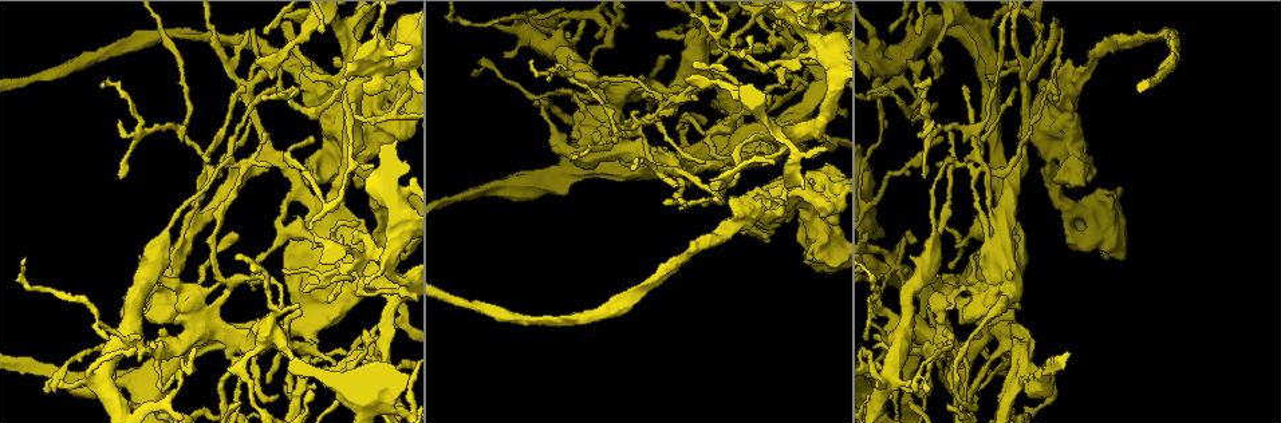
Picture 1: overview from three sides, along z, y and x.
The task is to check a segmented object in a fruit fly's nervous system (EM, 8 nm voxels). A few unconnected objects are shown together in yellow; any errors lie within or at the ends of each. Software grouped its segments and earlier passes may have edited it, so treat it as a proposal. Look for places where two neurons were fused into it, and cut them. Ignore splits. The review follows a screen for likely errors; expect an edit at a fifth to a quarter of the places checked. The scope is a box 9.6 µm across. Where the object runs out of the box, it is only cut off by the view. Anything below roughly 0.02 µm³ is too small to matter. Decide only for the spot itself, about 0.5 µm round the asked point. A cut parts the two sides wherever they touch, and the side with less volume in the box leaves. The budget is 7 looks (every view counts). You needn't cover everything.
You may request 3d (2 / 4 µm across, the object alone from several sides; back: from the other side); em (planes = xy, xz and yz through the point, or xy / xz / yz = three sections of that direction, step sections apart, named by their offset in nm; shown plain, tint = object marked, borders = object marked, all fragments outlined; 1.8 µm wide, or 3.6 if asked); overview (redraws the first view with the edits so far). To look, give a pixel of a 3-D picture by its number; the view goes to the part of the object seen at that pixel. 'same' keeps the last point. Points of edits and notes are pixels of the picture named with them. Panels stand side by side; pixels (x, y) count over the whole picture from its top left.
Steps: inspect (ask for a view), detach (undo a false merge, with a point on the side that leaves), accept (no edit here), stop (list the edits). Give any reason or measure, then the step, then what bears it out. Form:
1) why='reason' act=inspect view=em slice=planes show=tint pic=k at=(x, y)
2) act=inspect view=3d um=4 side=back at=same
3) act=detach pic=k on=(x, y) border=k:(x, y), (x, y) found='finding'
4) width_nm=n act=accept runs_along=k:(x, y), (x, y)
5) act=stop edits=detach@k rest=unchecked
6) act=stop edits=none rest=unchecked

why='small branch off a trunk' act=inspect view=em slice=planes show=tint pic=1 at=(248, 348)

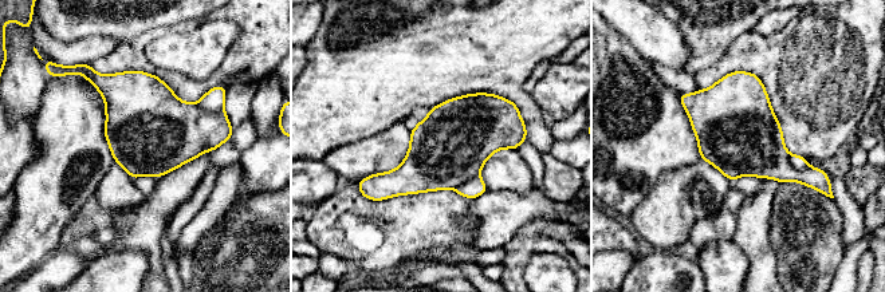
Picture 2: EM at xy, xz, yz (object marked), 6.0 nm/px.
act=detach pic=2 on=(798, 162) border=2:(789, 154), (795, 169), (809, 166) found='two neurons meet here'

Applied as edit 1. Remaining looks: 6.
why='redraw' act=inspect view=overview

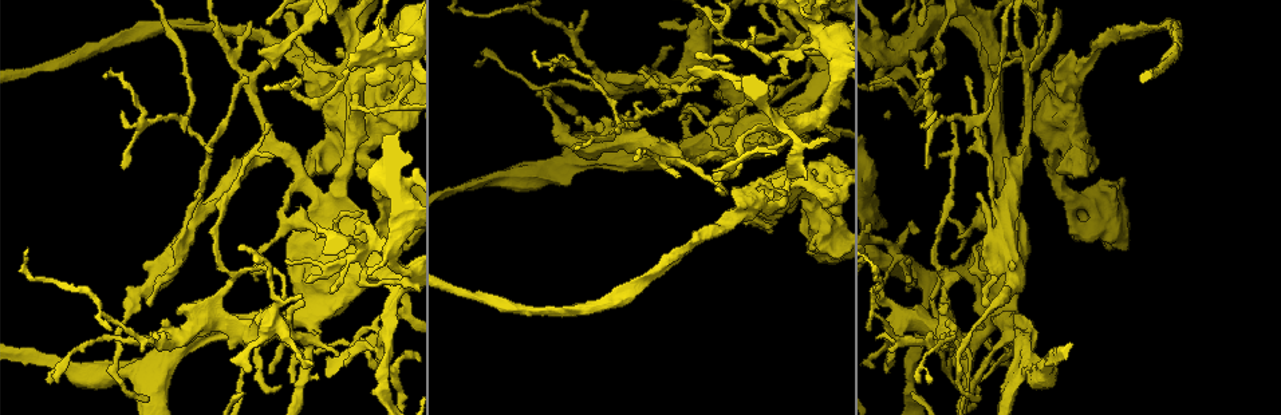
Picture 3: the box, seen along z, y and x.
why='touches itself' act=inspect view=3d um=4 pic=3 at=(767, 222)

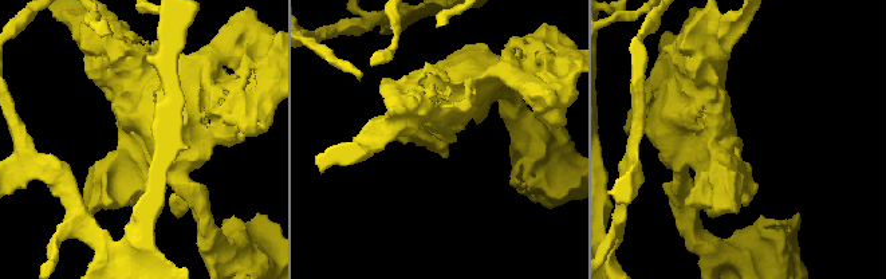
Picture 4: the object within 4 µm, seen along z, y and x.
act=inspect view=em um=3.6 slice=planes show=tint pic=4 at=(739, 142)

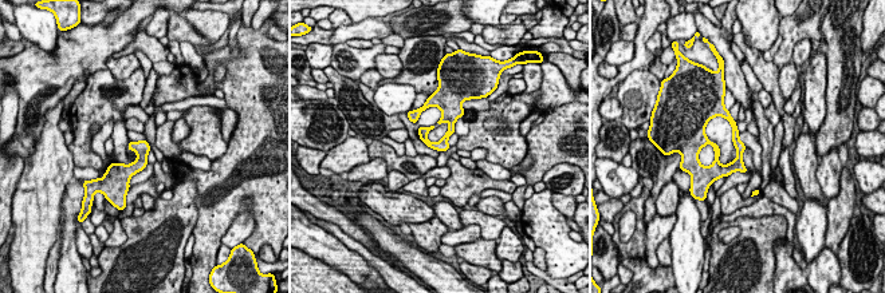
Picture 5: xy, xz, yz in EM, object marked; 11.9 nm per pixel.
act=accept runs_along=5:(703, 138), (716, 149), (722, 167), (740, 167) found='one neuron here'

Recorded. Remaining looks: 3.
why='sharp bend' act=inspect view=em slice=planes show=tint pic=3 at=(398, 80)

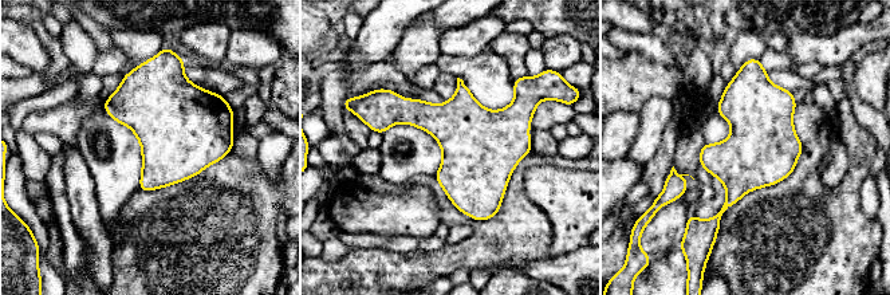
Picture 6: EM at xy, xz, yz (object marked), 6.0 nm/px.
act=accept found='continuous, no second neuron'

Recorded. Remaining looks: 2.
act=stop edits=detach@2 rest=unchecked

